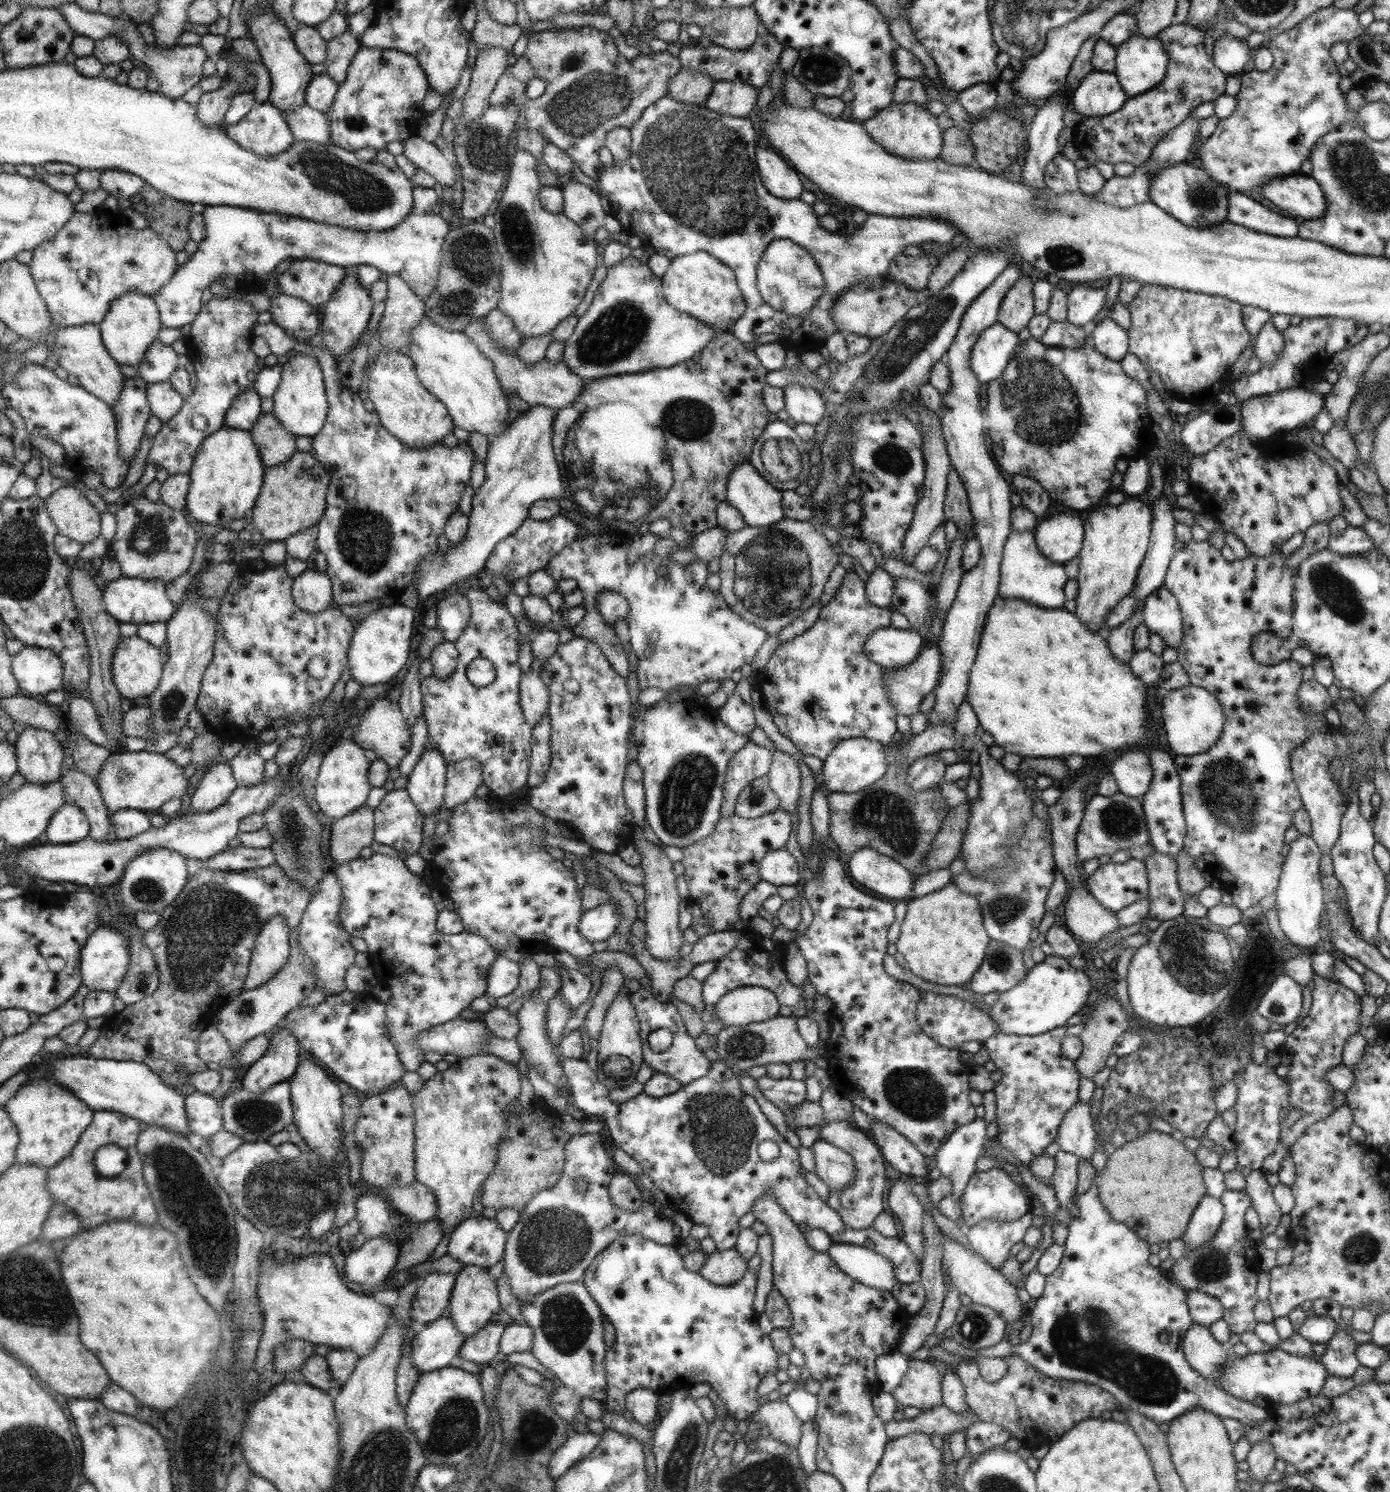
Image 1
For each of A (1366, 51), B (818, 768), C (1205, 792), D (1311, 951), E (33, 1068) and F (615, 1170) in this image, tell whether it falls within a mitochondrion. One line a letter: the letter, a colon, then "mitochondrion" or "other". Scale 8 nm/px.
A: mitochondrion
B: other
C: mitochondrion
D: other
E: other
F: other

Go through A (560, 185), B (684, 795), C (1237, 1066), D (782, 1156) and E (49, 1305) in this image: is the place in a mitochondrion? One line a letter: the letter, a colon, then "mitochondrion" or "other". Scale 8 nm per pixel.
A: other
B: mitochondrion
C: other
D: other
E: mitochondrion

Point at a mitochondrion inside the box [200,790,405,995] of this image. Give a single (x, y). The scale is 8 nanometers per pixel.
(296, 835)

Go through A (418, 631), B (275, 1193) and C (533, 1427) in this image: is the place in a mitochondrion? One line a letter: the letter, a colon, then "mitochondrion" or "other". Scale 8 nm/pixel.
A: other
B: mitochondrion
C: mitochondrion

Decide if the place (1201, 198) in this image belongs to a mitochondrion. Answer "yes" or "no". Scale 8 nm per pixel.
yes

